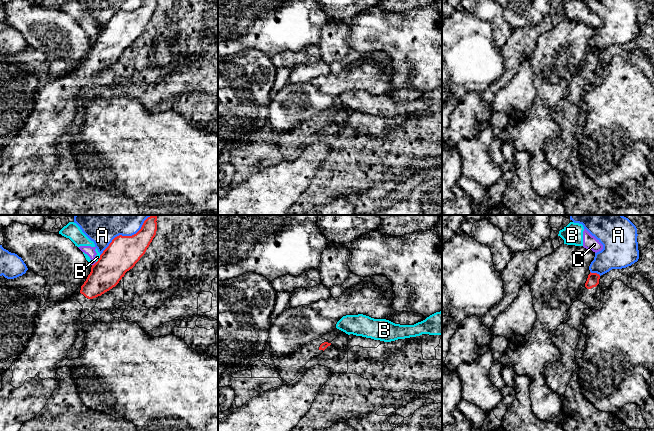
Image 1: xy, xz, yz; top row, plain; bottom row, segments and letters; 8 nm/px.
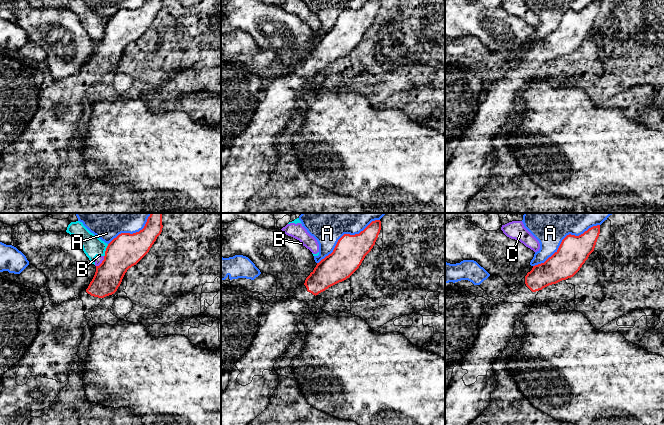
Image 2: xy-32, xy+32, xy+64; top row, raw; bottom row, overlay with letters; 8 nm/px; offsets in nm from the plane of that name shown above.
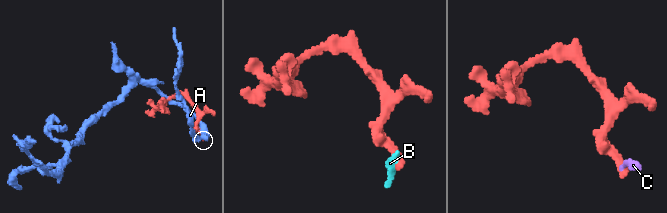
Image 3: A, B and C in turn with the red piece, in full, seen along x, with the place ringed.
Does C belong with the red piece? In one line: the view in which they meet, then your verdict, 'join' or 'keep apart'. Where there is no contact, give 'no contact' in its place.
xy | keep apart

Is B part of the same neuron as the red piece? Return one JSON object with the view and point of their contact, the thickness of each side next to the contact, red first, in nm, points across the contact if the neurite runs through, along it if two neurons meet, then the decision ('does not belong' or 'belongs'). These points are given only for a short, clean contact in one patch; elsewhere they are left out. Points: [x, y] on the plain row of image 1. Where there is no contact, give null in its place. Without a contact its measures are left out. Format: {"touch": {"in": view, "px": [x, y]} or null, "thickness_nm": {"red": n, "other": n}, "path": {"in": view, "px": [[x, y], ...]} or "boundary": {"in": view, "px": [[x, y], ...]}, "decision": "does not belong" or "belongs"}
{"touch": {"in": "xy", "px": [98, 35]}, "thickness_nm": {"red": 260, "other": 40}, "boundary": {"in": "xy", "px": [[100, 31], [96, 38]]}, "decision": "does not belong"}

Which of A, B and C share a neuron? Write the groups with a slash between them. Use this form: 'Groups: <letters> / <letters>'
Groups: A / B C

